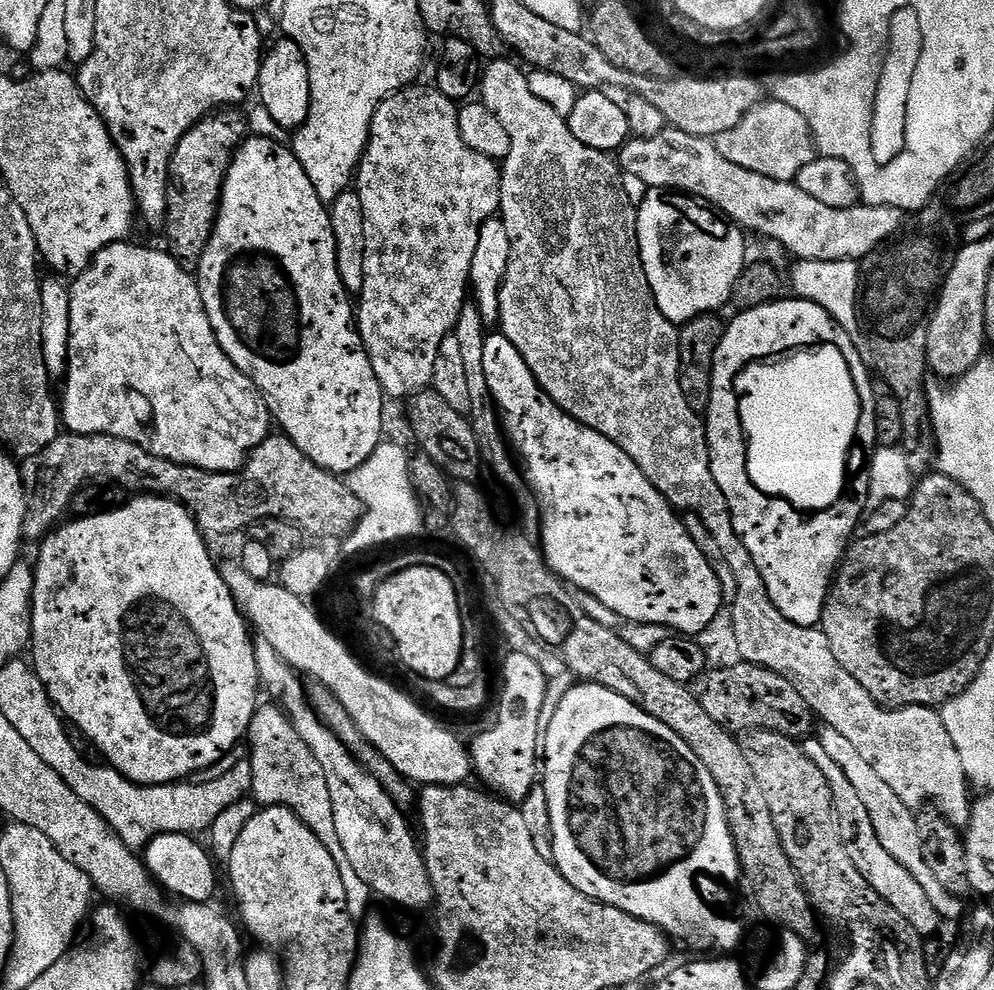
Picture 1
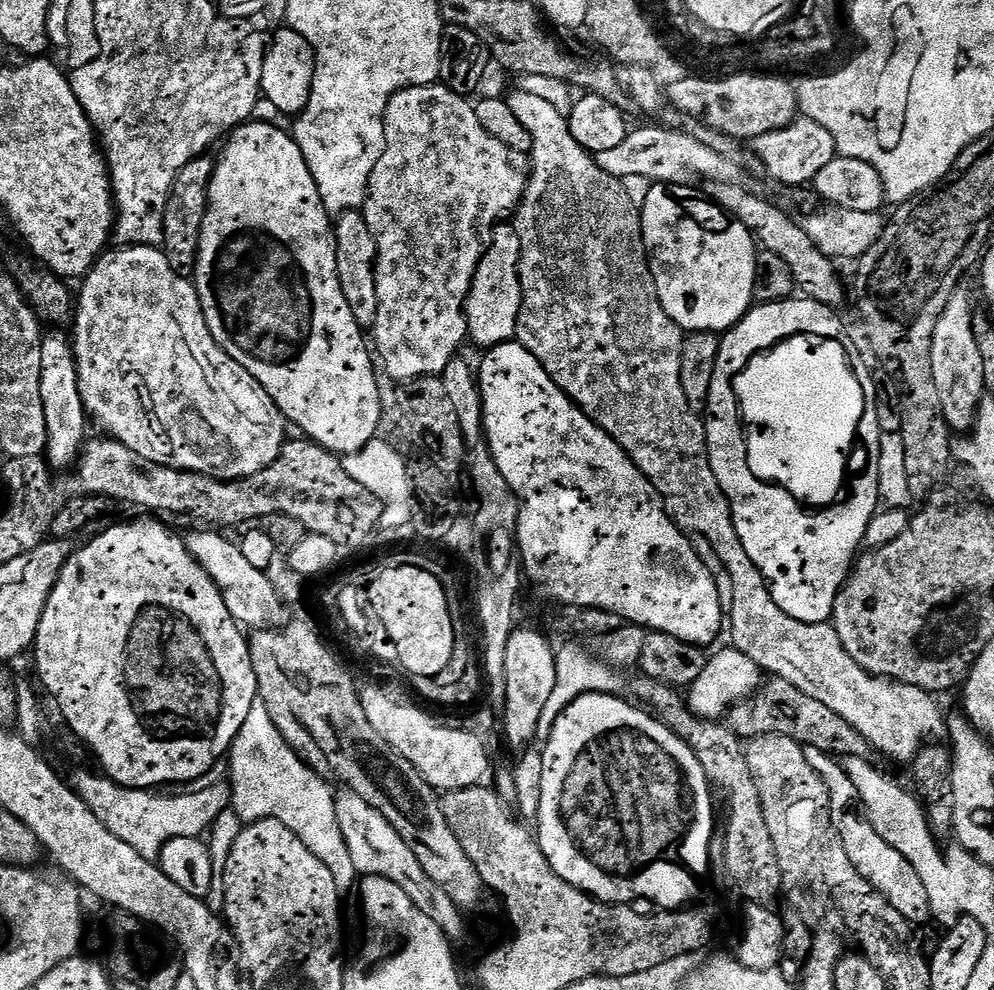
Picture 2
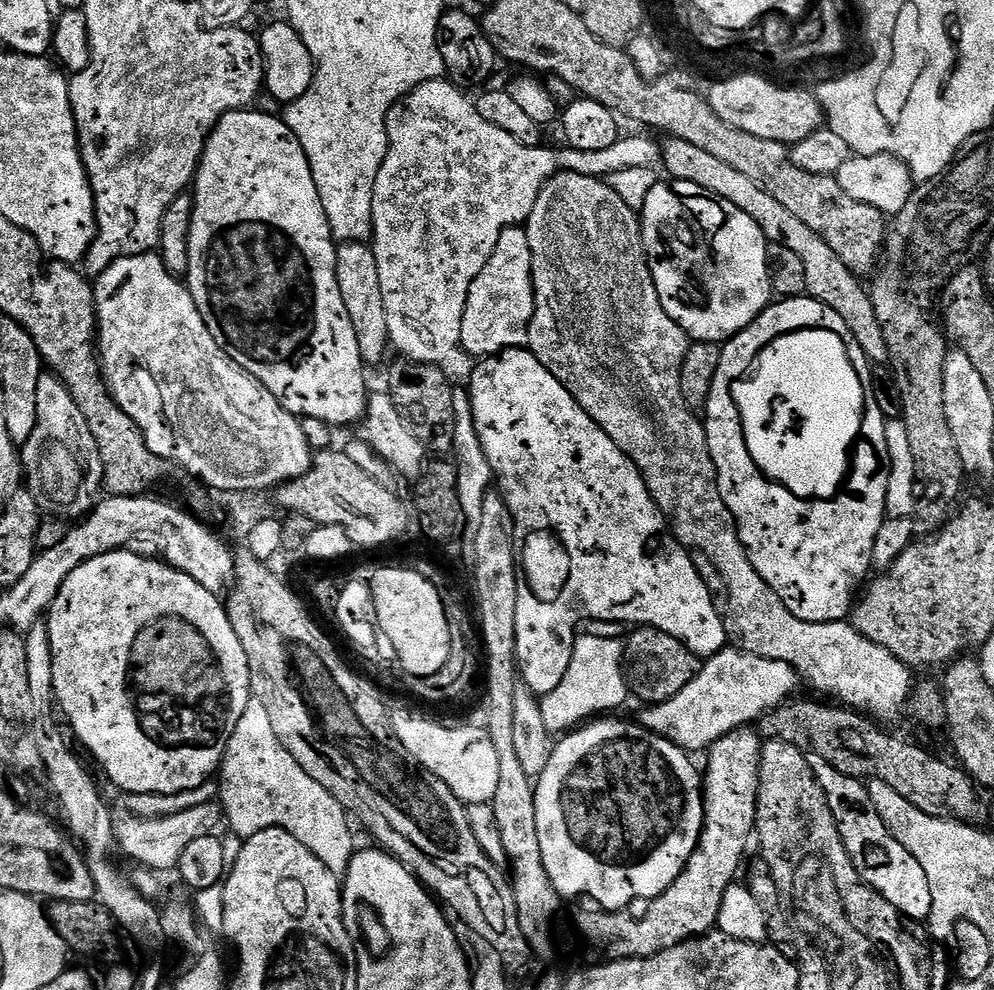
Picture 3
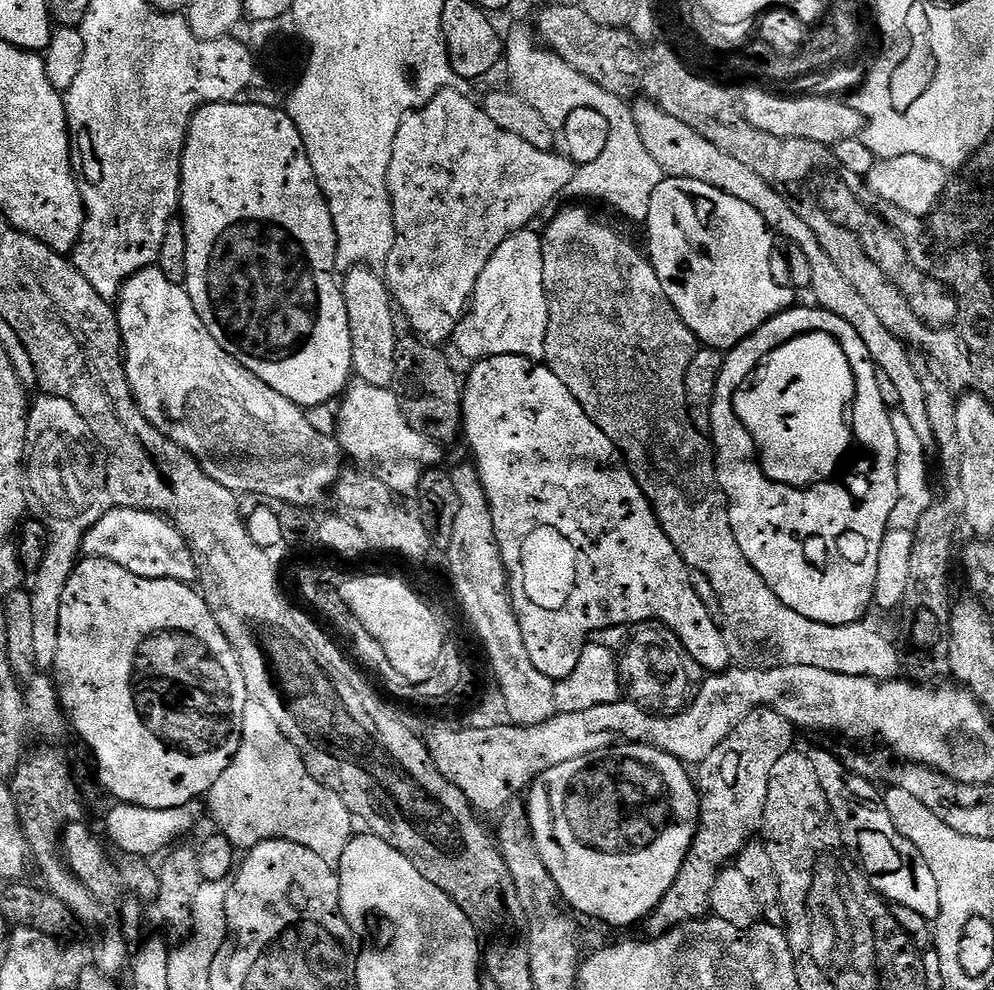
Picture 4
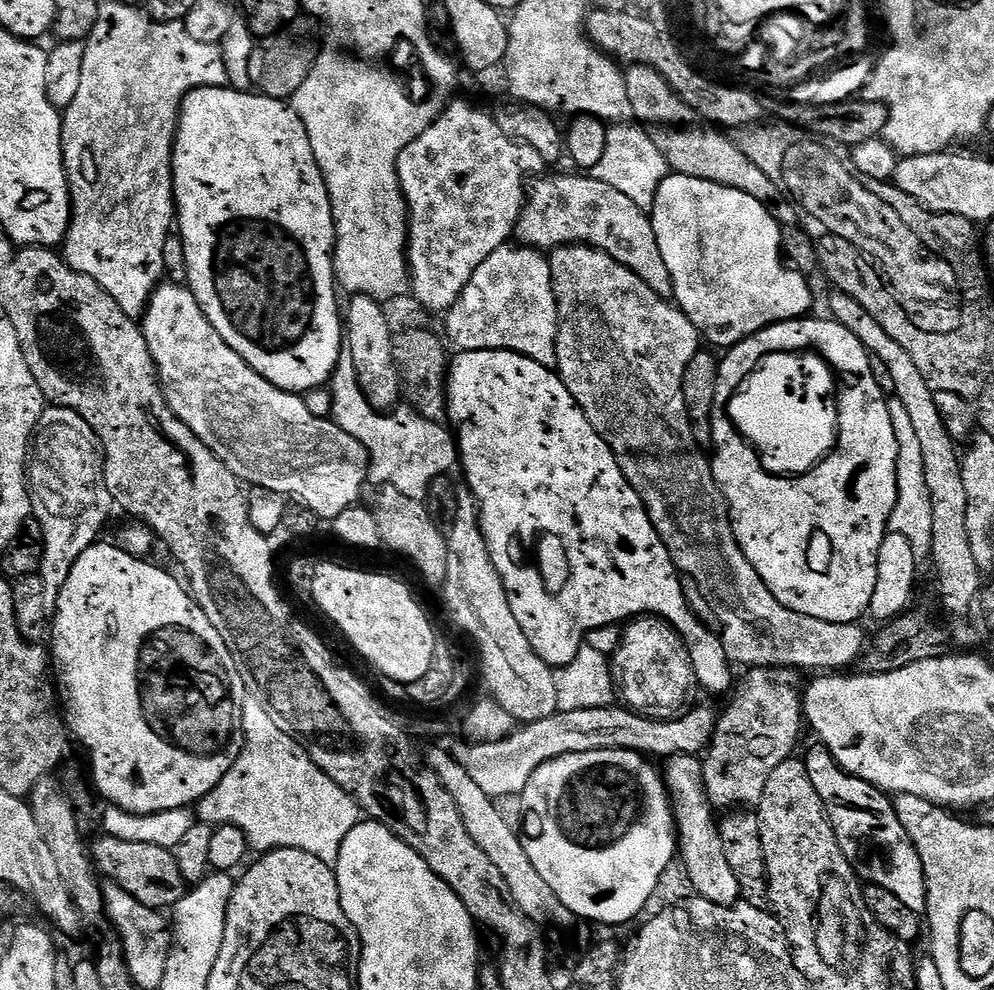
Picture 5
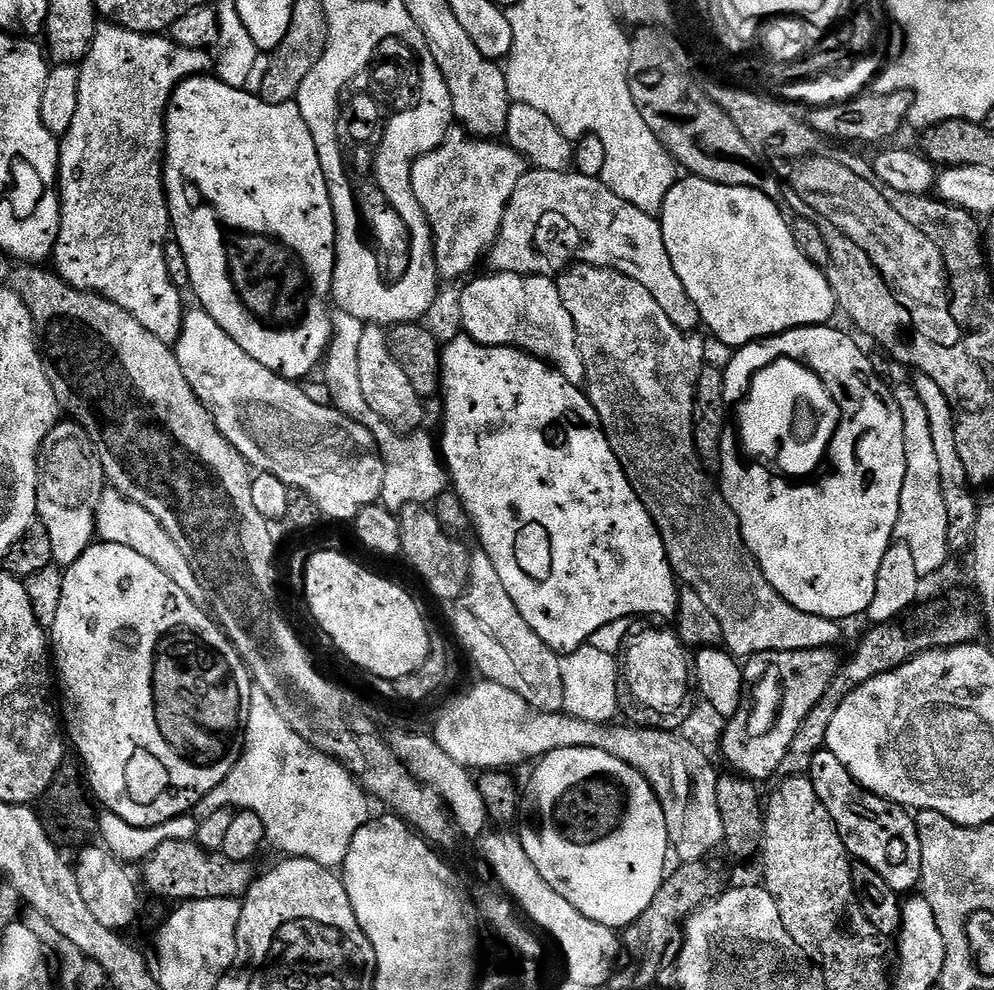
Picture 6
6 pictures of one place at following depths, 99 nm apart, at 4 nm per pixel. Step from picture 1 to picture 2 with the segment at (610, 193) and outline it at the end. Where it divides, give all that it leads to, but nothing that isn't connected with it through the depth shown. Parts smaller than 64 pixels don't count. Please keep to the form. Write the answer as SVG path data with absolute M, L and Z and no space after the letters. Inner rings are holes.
M513 92L513 96L507 97L510 110L514 110L514 118L518 118L532 135L528 185L514 213L514 227L521 240L521 310L515 343L530 350L572 403L622 446L634 466L638 466L653 484L657 494L663 496L668 517L681 532L701 536L712 547L732 583L730 628L732 624L731 643L736 649L765 673L798 686L802 694L818 698L818 702L830 706L838 718L846 718L846 722L866 738L869 749L876 751L877 748L882 755L907 765L921 747L945 735L946 716L936 705L937 697L918 686L885 680L883 676L862 670L842 646L831 623L798 622L774 602L758 566L750 562L750 554L746 554L746 546L742 546L742 538L738 538L728 499L718 486L718 478L714 478L704 420L690 410L686 396L682 394L680 367L686 333L672 321L670 314L666 314L658 298L658 286L654 286L654 274L648 265L648 251L644 245L641 205L632 199L625 181L606 174L606 170L596 165L595 155L574 142L566 117L558 114L550 102L535 94Z

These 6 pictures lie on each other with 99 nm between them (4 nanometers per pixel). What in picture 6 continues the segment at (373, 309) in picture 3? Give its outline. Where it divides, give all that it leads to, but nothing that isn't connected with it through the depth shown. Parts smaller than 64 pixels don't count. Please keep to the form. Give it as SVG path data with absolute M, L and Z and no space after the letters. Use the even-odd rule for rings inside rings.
M365 324L358 342L358 366L355 383L360 384L360 396L364 404L380 420L393 424L400 434L411 434L421 427L424 420L425 401L416 393L406 370L398 366L394 354L388 349L388 332L381 325Z

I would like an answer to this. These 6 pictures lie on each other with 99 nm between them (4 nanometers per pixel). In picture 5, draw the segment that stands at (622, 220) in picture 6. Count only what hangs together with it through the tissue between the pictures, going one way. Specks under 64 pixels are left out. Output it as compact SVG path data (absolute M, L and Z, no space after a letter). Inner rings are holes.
M591 174L548 175L541 175L533 183L537 184L527 189L527 199L514 233L521 245L555 250L569 244L589 244L634 270L650 290L665 298L672 296L670 270L666 270L666 262L662 262L662 250L658 250L652 218L645 209L630 202L630 198L614 190L614 186L606 186L606 182L594 179Z

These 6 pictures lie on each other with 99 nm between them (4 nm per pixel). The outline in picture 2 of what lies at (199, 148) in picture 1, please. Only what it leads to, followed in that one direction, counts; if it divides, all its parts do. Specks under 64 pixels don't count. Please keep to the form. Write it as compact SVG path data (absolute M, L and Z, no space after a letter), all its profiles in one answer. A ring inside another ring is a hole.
M205 154L186 162L182 170L178 170L178 178L174 178L174 186L168 192L168 201L164 211L164 242L162 251L166 262L170 262L170 270L179 276L191 277L196 270L202 222L208 209L208 187L212 181L214 160Z

